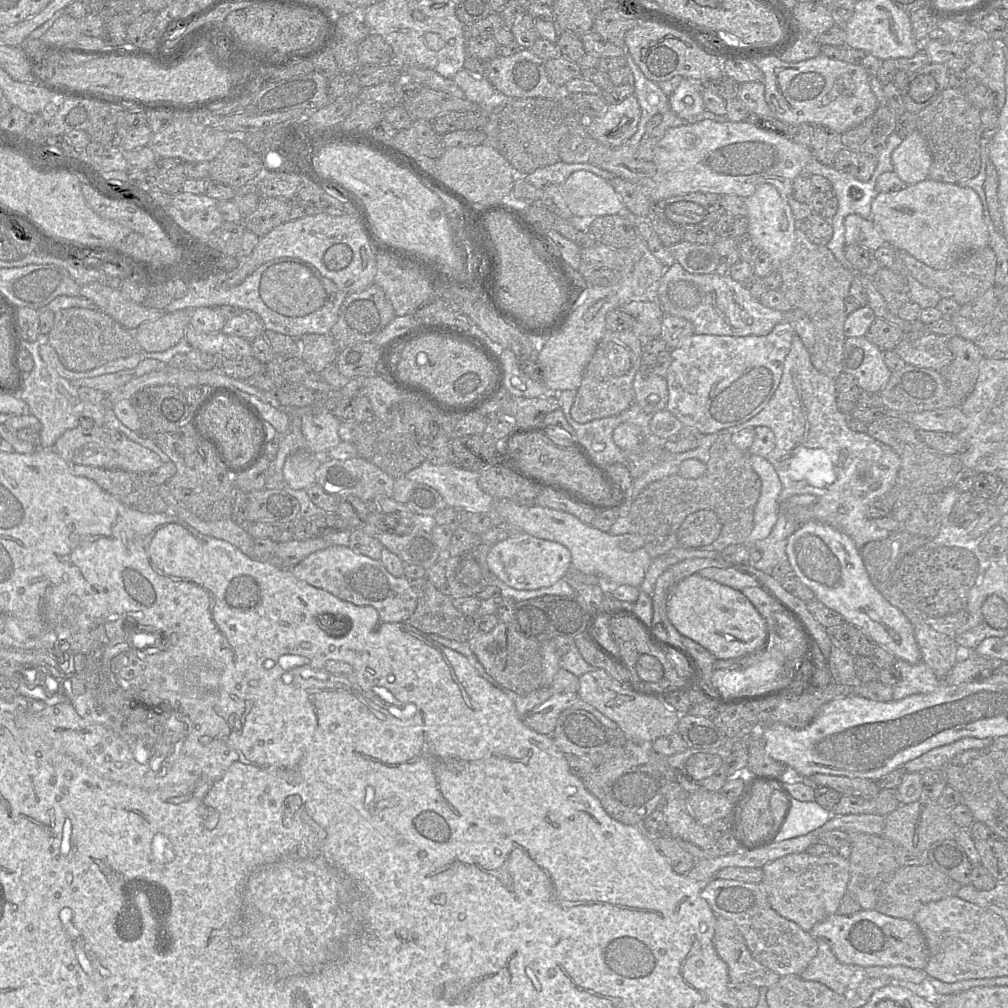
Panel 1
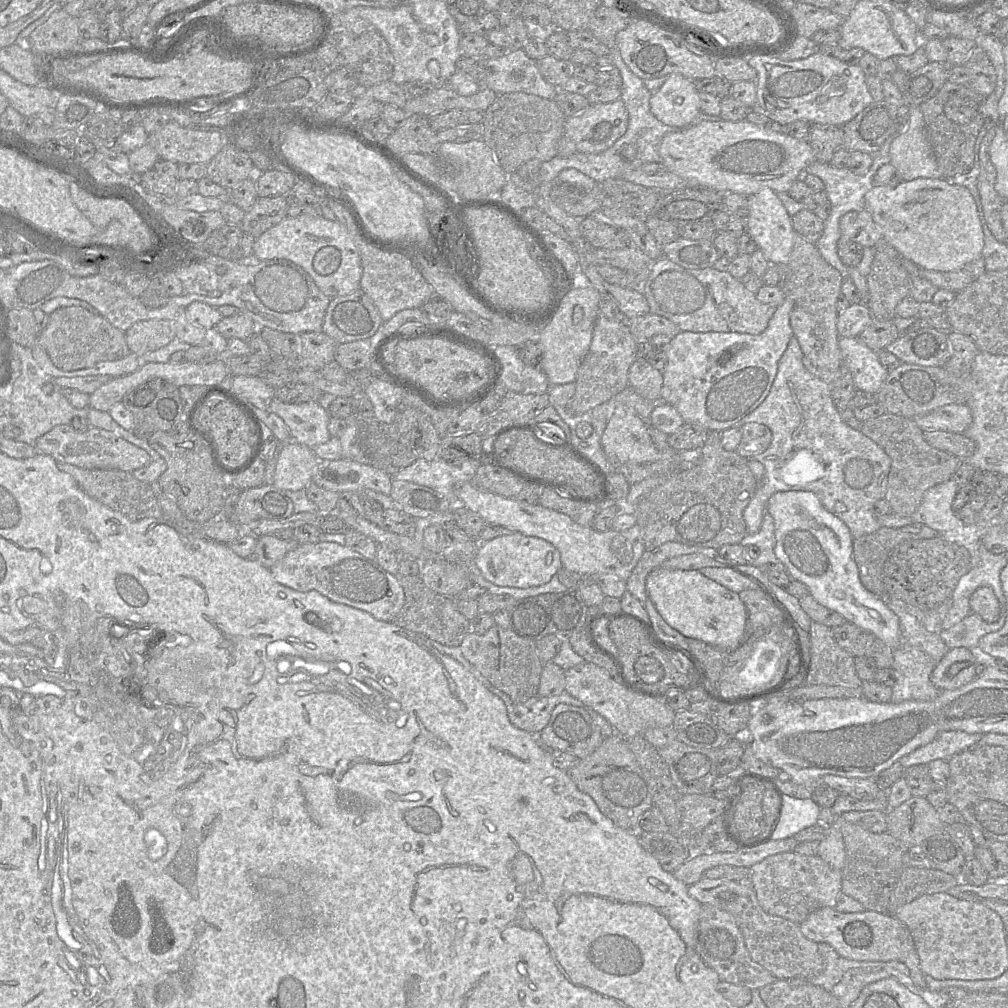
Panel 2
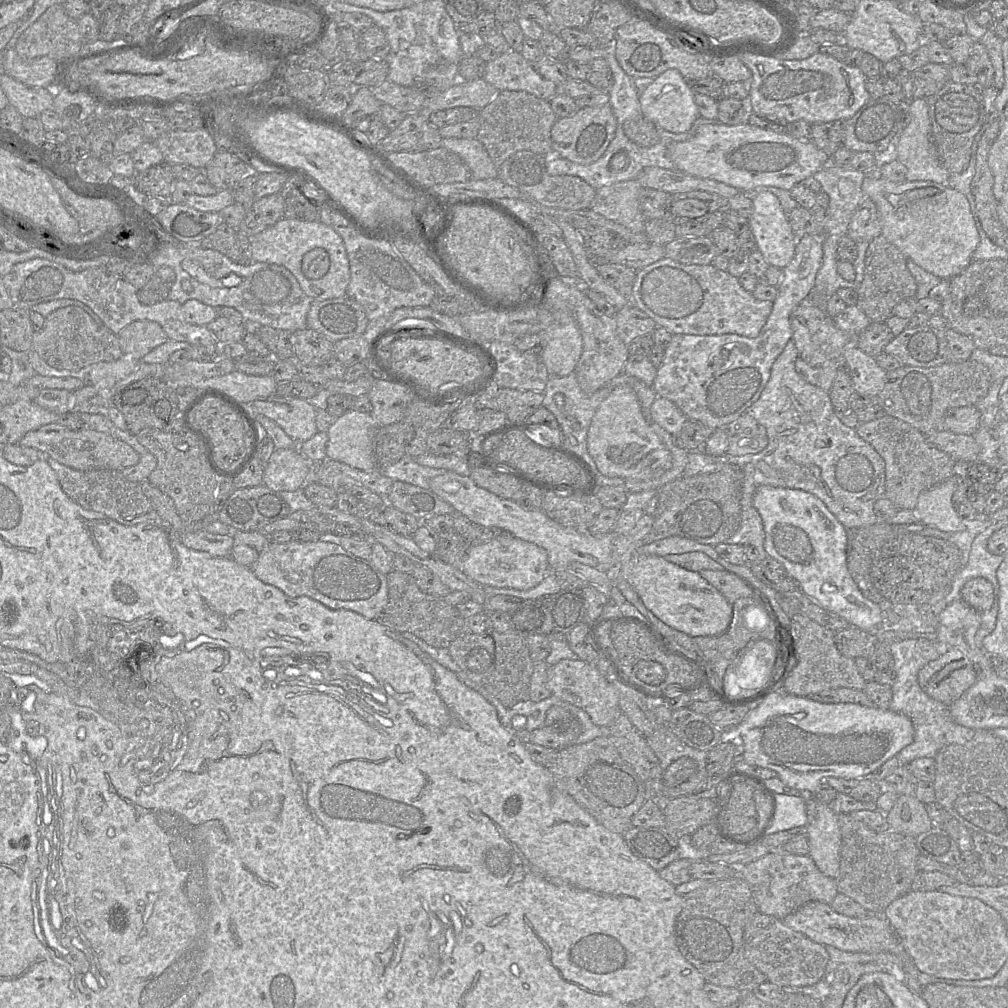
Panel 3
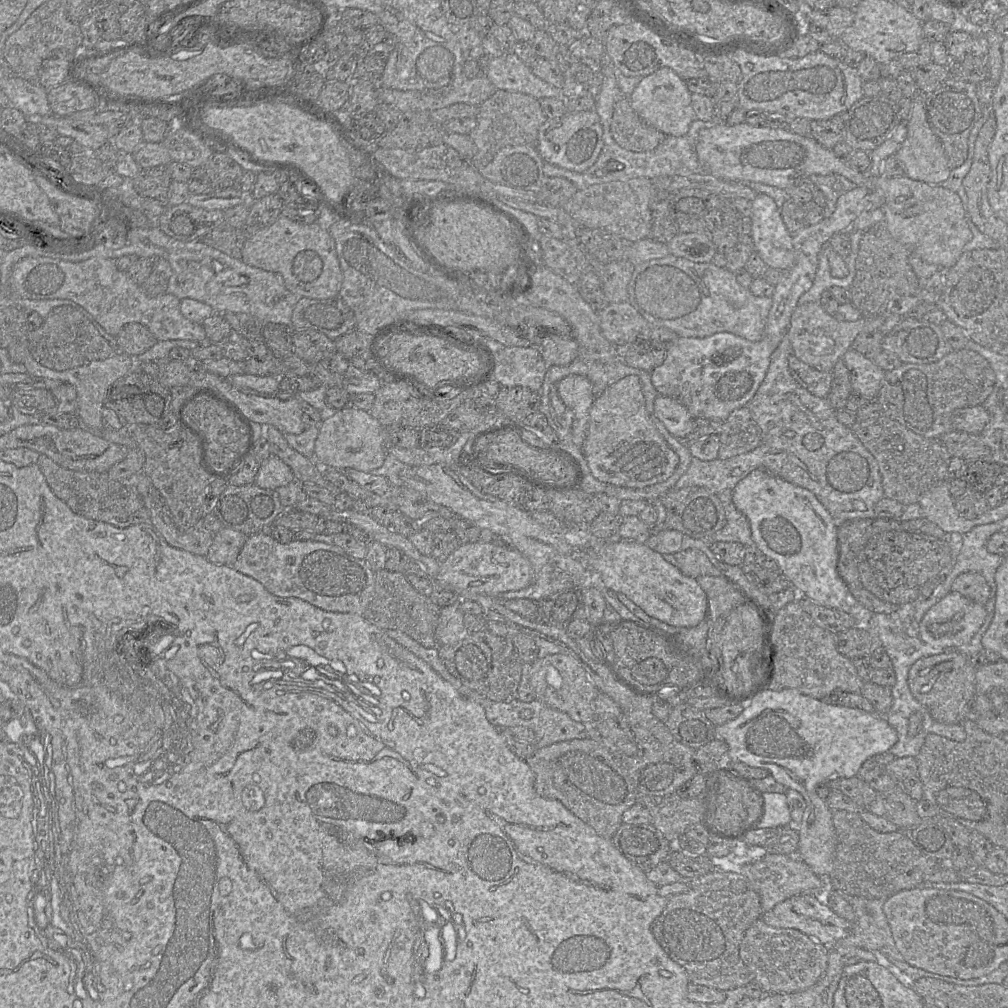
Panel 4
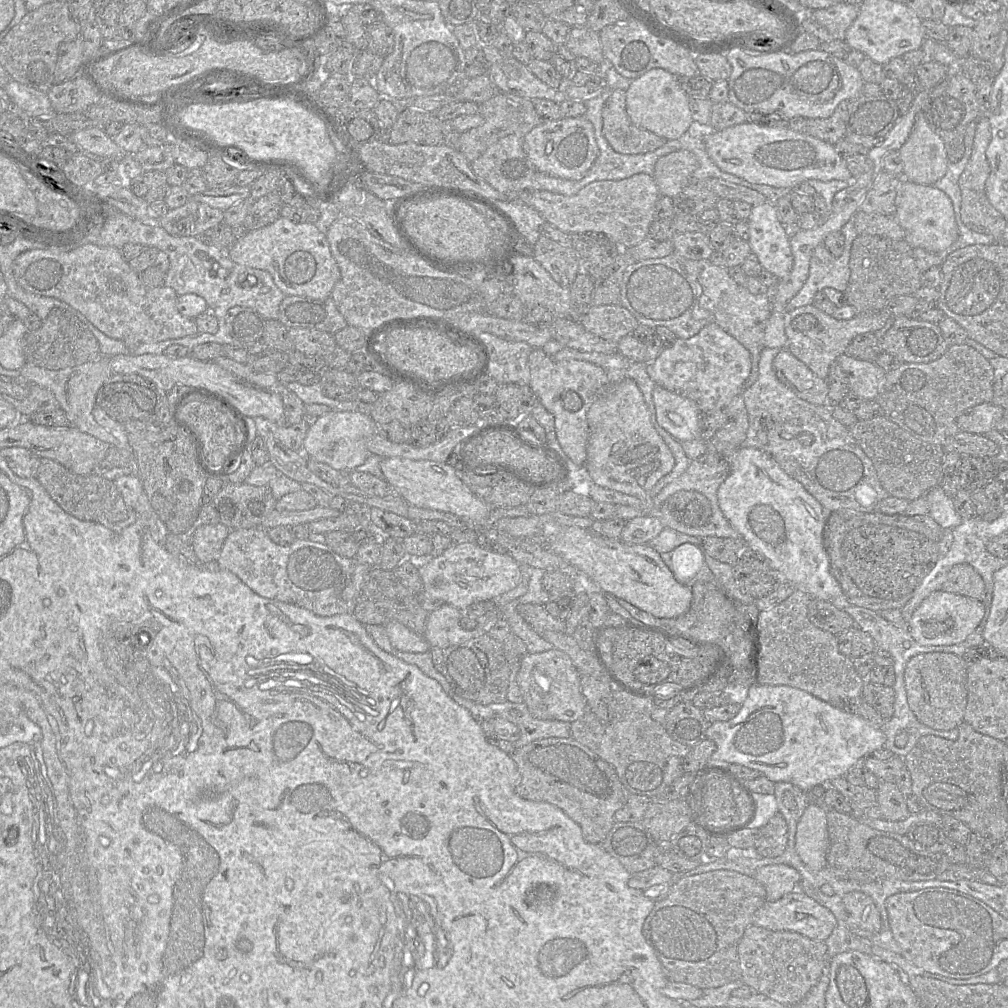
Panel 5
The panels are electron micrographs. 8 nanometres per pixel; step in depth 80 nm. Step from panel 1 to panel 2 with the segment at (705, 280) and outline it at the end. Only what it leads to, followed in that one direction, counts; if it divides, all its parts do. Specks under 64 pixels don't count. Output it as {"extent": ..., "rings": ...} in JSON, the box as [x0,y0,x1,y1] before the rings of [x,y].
{"extent":[643,255,778,334],"rings":[[[663,255],[653,261],[643,295],[649,311],[674,322],[681,331],[761,334],[778,306],[761,303],[740,279],[714,268],[686,269]]]}

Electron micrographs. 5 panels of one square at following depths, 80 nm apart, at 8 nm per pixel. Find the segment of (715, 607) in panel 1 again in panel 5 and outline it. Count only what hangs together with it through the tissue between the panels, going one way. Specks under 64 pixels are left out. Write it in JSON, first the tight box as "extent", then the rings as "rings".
{"extent":[544,527,691,618],"rings":[[[580,527],[557,531],[549,534],[544,545],[590,578],[604,594],[621,598],[658,618],[675,618],[689,610],[691,587],[676,578],[650,545],[626,544]]]}

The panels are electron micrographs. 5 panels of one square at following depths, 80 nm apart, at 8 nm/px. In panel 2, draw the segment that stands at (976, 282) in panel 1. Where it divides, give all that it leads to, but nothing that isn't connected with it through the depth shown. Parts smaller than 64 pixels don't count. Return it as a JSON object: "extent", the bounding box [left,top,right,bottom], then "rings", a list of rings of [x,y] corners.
{"extent":[919,257,985,293],"rings":[[[982,257],[966,264],[960,270],[952,272],[938,272],[919,268],[920,277],[928,280],[938,289],[946,289],[954,293],[965,289],[985,272],[985,262]]]}

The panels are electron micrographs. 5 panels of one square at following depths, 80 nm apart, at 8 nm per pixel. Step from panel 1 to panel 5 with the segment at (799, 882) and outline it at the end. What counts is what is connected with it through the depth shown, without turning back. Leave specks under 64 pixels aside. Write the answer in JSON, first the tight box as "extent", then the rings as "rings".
{"extent":[754,864,800,902],"rings":[[[773,864],[758,869],[754,878],[764,886],[766,900],[774,902],[799,887],[800,873],[785,864]]]}

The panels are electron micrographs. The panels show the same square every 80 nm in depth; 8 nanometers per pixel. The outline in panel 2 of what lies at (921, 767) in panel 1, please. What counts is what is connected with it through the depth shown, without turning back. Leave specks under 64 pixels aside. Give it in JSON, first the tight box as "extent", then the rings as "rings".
{"extent":[899,731,982,768],"rings":[[[944,731],[930,743],[921,746],[899,759],[903,768],[914,765],[927,765],[933,760],[948,760],[982,740],[982,734],[963,731]]]}

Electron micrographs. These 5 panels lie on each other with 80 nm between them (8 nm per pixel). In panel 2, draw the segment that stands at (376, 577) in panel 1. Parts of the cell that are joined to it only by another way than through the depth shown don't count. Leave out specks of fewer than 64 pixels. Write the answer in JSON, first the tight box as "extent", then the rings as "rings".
{"extent":[269,542,405,622],"rings":[[[335,542],[299,544],[269,569],[275,580],[284,586],[299,592],[315,590],[335,603],[363,610],[380,621],[393,622],[405,602],[404,590],[398,576],[384,570],[376,560],[367,559],[345,545]]]}

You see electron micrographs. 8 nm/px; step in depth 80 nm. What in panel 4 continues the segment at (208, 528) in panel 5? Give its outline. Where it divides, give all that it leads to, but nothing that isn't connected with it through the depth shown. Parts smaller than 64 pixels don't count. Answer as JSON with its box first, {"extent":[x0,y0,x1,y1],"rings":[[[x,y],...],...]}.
{"extent":[205,527,247,566],"rings":[[[223,527],[214,534],[212,544],[205,557],[211,563],[232,566],[246,540],[247,535],[242,532]]]}

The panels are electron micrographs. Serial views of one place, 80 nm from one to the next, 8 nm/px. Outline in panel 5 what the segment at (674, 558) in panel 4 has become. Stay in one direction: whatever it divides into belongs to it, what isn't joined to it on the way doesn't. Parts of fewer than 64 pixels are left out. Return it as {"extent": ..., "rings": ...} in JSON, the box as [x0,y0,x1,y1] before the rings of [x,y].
{"extent":[661,544,715,587],"rings":[[[682,544],[672,552],[661,555],[665,564],[673,571],[676,578],[689,587],[705,577],[709,582],[715,583],[715,577],[700,549],[692,544]]]}

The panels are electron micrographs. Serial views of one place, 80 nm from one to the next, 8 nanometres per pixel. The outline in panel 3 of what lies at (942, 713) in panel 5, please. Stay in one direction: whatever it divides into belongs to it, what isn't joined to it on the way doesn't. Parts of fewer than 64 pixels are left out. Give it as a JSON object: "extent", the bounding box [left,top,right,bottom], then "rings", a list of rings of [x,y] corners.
{"extent":[918,648,977,706],"rings":[[[950,648],[947,653],[927,663],[918,673],[921,689],[932,699],[950,706],[972,686],[977,679],[977,668],[959,648]]]}

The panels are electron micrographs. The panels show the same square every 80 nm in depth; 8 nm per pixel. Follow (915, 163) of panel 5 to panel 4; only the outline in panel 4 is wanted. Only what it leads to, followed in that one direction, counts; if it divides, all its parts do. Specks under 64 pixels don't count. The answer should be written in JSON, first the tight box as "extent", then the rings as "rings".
{"extent":[896,92,951,184],"rings":[[[918,92],[912,98],[912,108],[907,122],[907,136],[896,156],[903,164],[905,176],[913,180],[939,184],[950,175],[951,169],[948,166],[943,145],[931,130],[927,120],[925,93]]]}

